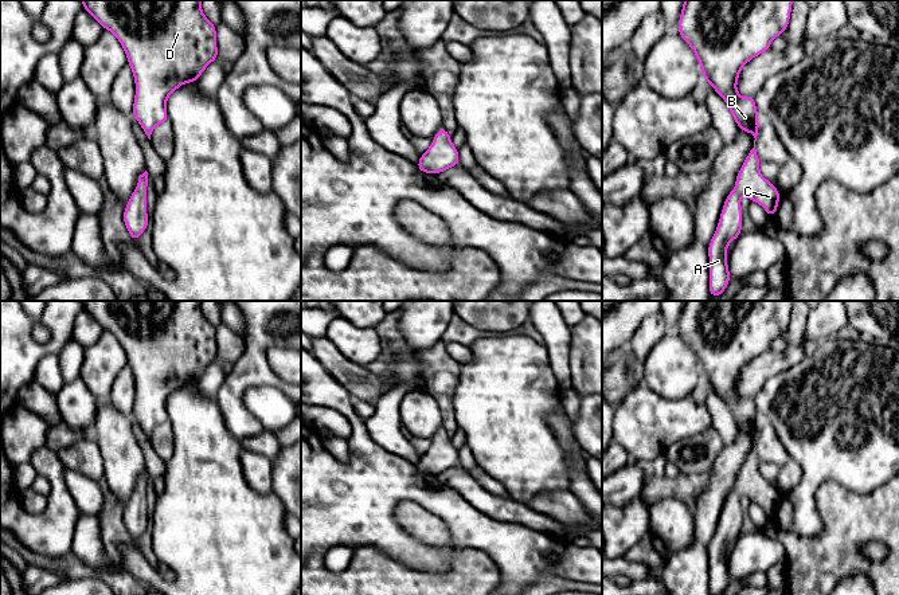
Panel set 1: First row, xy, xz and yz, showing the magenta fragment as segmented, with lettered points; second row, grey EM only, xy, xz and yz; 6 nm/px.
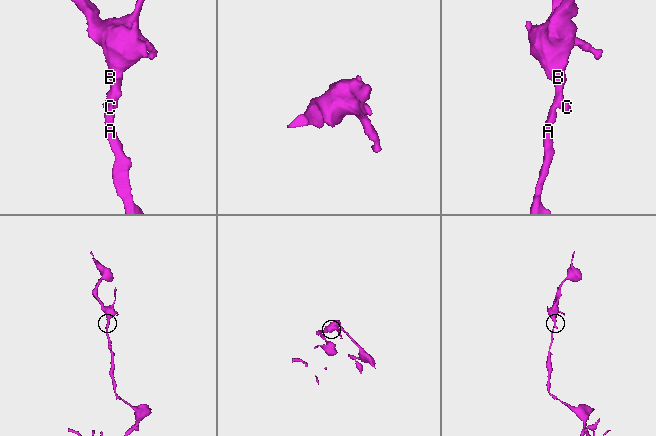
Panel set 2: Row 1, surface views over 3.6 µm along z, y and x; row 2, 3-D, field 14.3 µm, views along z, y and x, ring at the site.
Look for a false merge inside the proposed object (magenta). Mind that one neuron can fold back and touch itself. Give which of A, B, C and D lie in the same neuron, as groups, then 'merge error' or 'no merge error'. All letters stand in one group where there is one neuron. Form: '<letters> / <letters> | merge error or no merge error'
A B C D | no merge error

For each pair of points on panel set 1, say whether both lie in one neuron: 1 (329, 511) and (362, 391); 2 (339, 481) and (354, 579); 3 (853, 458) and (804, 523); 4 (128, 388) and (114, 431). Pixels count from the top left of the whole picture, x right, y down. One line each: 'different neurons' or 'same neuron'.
1: different neurons
2: different neurons
3: same neuron
4: different neurons

